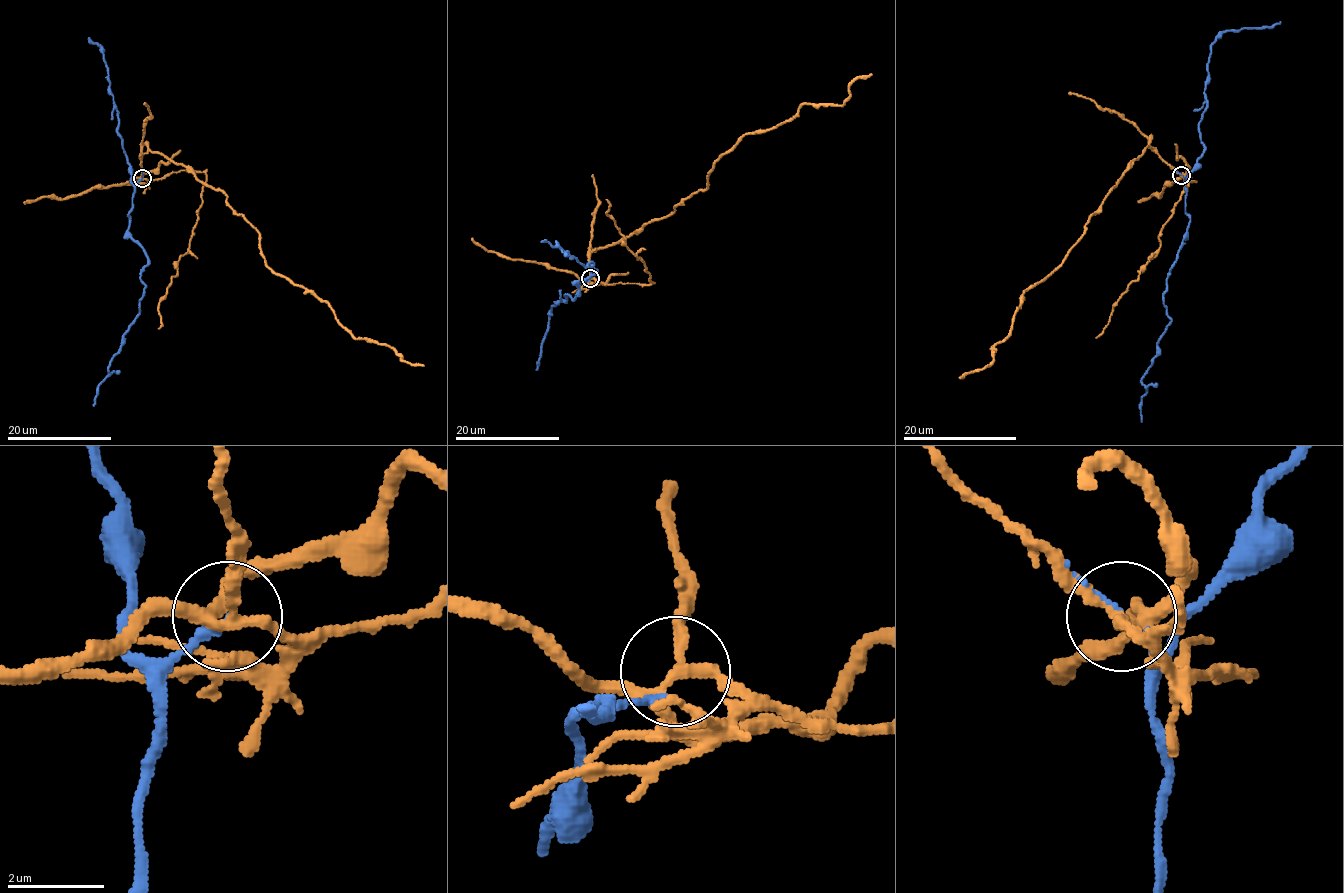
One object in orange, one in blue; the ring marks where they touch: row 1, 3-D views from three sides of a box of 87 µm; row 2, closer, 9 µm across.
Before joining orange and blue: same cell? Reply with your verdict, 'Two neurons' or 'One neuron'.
Two neurons

